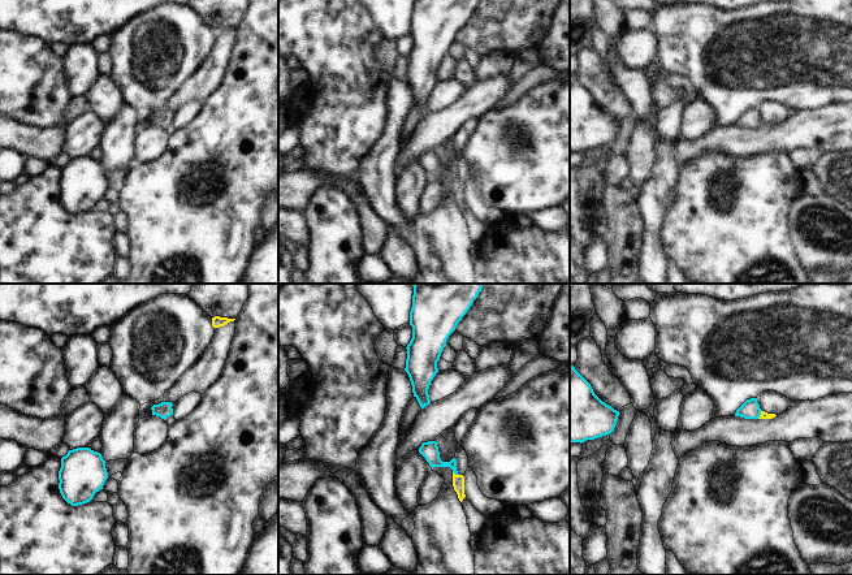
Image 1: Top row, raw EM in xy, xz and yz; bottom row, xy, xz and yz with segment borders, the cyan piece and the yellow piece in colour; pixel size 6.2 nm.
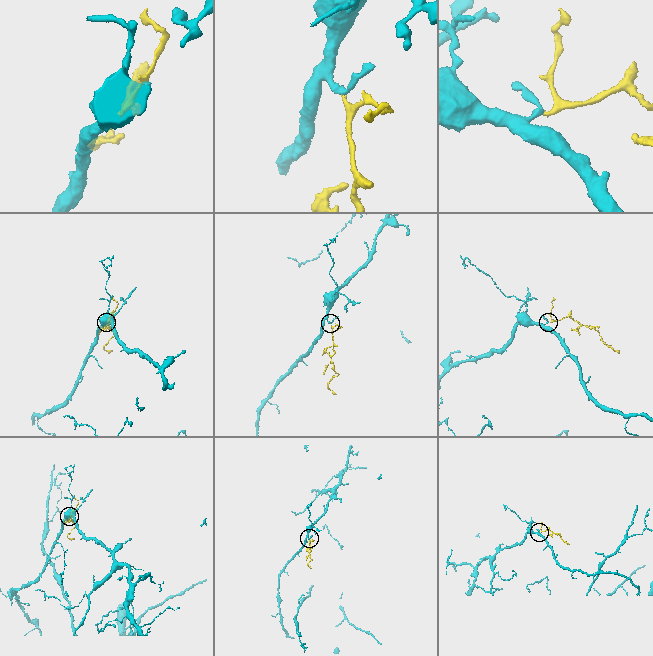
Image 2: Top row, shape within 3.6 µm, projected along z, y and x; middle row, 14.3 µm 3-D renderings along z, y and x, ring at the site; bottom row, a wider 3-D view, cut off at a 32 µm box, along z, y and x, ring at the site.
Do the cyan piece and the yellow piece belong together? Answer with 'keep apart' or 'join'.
join

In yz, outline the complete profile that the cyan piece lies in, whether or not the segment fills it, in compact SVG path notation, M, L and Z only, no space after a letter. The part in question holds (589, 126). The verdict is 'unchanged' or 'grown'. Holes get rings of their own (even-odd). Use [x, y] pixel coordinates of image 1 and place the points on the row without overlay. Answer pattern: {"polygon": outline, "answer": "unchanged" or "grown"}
{"polygon": "M570 74L570 151L584 151L610 143L619 120L602 111L591 92Z", "answer": "unchanged"}

